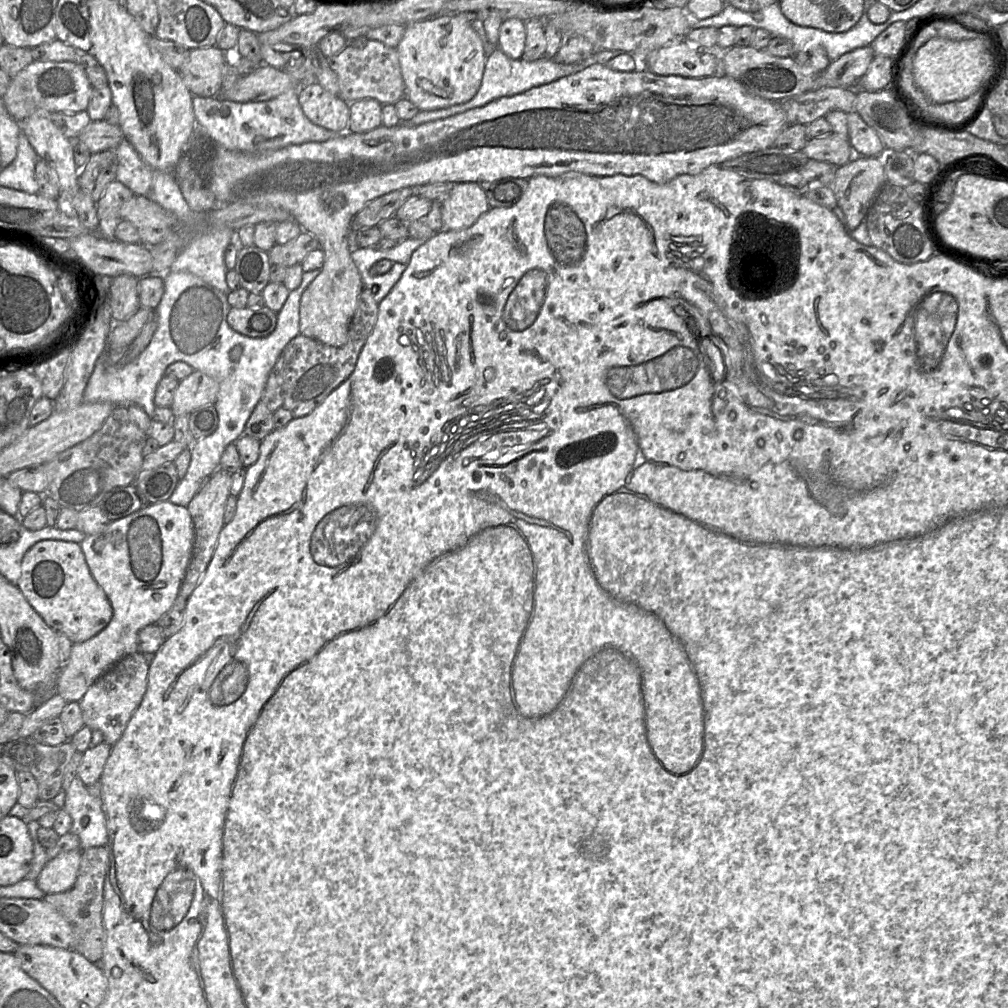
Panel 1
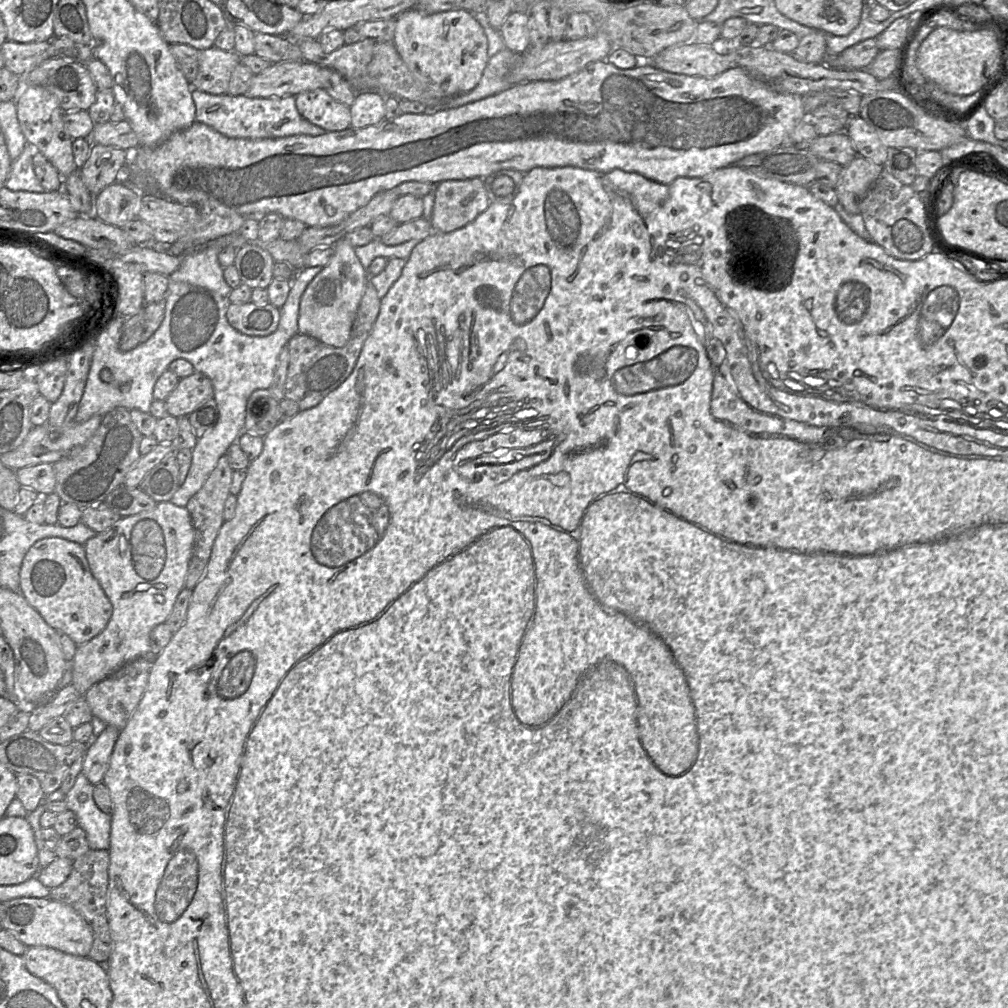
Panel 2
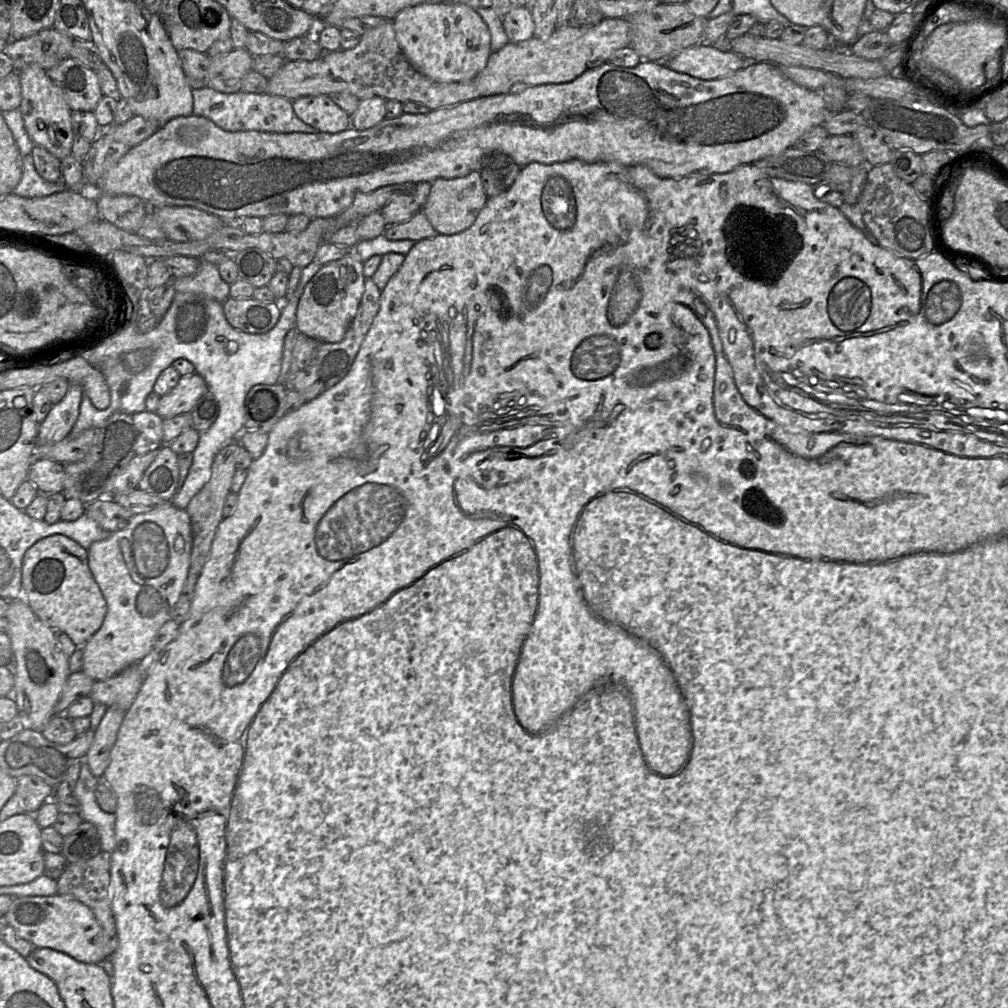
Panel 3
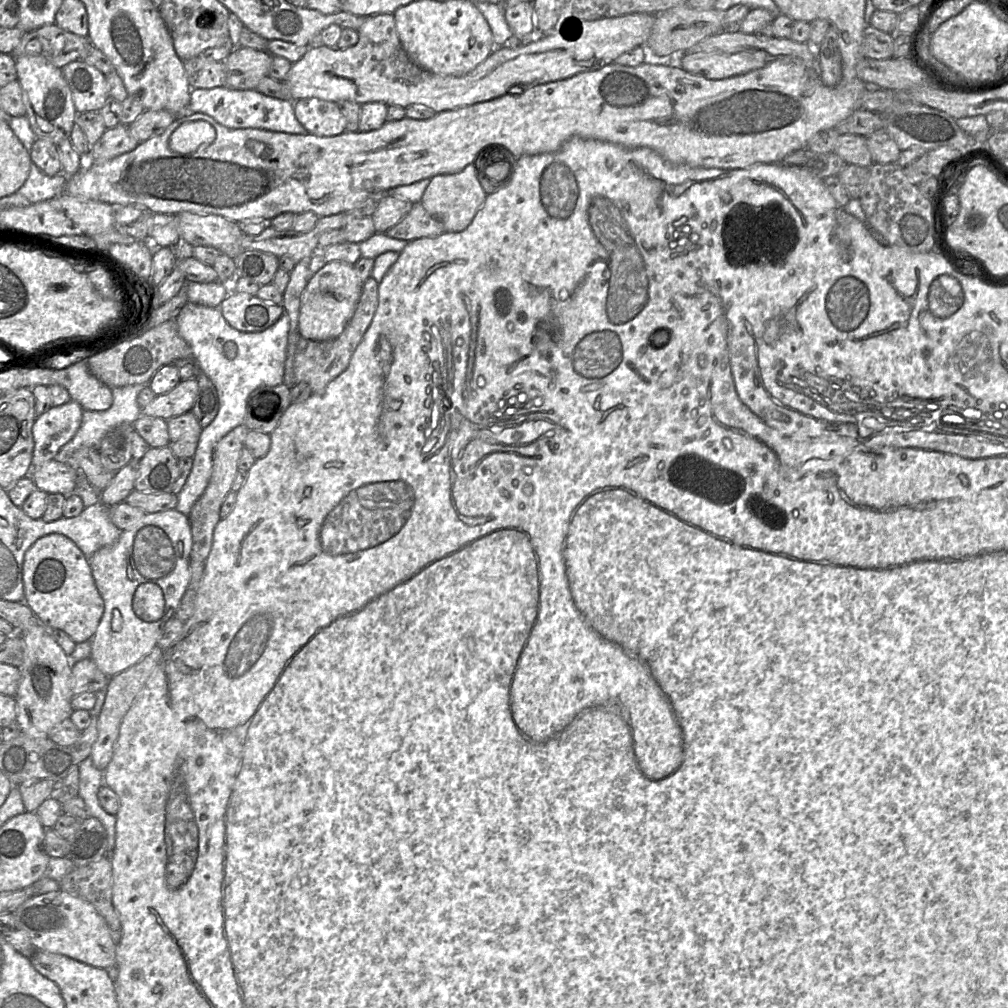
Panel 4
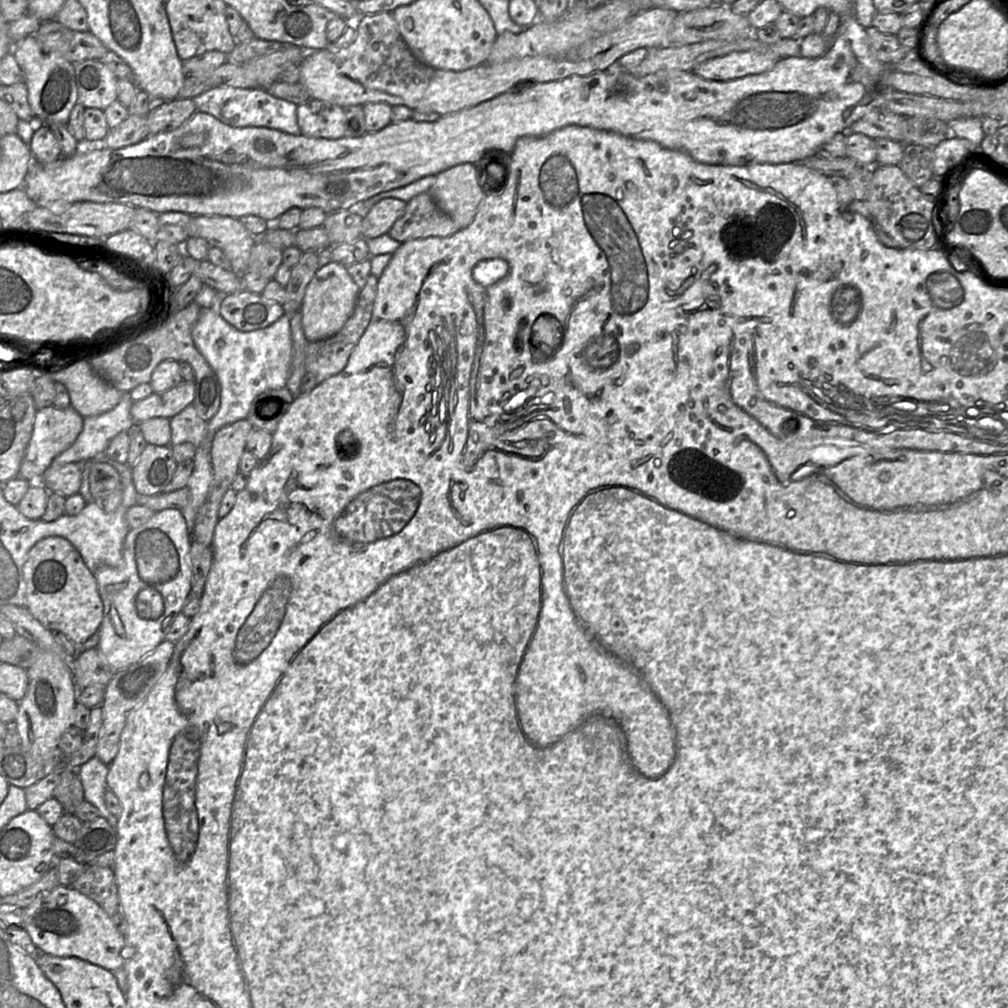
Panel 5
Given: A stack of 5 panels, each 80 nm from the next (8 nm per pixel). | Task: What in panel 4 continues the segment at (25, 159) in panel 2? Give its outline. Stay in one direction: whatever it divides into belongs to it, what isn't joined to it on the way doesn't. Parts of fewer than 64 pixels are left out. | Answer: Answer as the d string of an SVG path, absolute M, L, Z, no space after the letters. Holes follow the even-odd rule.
M32 162L28 178L17 193L24 196L31 204L49 200L64 193L67 178L62 173L47 176Z

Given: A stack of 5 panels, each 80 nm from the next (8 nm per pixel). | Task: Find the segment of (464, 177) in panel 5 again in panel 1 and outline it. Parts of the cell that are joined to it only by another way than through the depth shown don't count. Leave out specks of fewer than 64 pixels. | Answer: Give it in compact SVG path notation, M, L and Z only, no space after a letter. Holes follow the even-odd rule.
M463 182L453 184L453 187L441 202L442 230L460 230L472 226L479 217L487 212L490 207L487 201L485 190L476 182Z

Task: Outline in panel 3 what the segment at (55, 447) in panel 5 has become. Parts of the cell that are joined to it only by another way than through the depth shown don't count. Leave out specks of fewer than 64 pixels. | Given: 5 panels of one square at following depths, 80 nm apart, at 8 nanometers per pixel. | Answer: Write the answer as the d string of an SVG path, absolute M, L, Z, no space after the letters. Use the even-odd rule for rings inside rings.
M70 384L64 398L52 405L46 418L38 425L37 444L56 444L71 432L78 416L83 389Z

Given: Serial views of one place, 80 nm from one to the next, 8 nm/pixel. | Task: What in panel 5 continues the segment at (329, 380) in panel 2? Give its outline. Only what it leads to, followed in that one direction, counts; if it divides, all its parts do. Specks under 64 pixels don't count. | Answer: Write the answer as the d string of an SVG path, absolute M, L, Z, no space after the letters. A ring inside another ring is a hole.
M370 274L365 286L359 291L352 315L337 334L325 340L308 342L305 355L306 373L312 373L319 383L338 374L345 368L351 352L371 320L374 301L377 295L377 284L378 278Z

